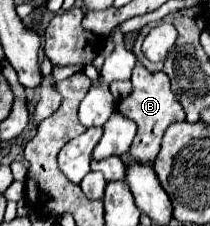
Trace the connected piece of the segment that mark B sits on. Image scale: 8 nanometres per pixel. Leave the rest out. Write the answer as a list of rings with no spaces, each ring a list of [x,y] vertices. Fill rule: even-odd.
[[[137,61],[137,65],[133,67],[133,75],[131,75],[131,83],[133,83],[133,93],[123,99],[119,103],[119,111],[133,119],[137,123],[137,135],[131,143],[131,151],[129,155],[139,161],[139,163],[153,163],[157,153],[159,153],[159,147],[161,147],[161,137],[165,133],[165,129],[171,125],[171,123],[177,123],[177,121],[185,121],[185,113],[183,113],[183,107],[181,103],[175,99],[175,95],[171,93],[171,87],[169,87],[169,77],[163,73],[163,71],[157,71],[157,73],[149,73],[143,63]]]

